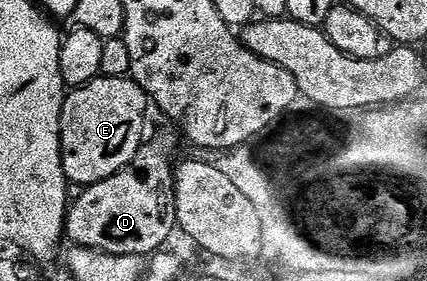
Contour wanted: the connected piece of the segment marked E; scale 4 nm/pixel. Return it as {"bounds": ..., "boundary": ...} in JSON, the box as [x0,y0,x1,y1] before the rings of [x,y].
{"bounds":[60,77,150,185],"boundary":[[[130,77],[90,81],[65,94],[60,118],[60,156],[69,184],[91,185],[114,177],[130,165],[145,142],[144,118],[150,100]]]}

